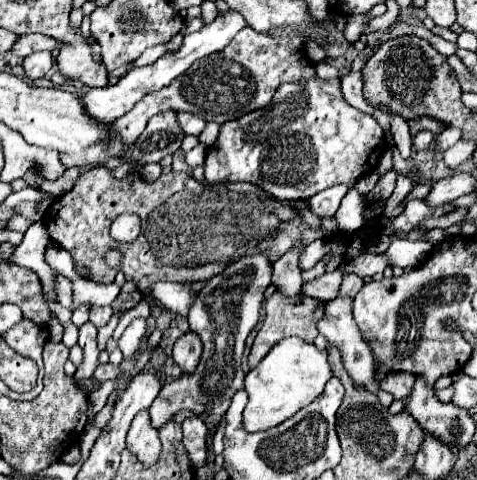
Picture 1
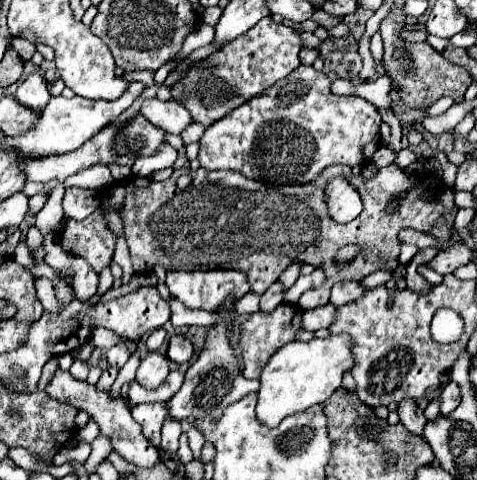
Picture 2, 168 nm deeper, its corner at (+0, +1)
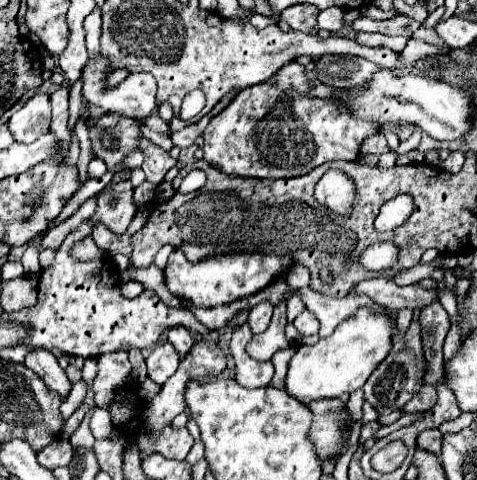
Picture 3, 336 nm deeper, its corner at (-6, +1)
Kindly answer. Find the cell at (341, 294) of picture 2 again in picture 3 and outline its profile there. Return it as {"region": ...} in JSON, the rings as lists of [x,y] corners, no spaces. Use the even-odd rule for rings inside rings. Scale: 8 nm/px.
{"region":[[[383,277],[360,281],[349,294],[368,295],[377,305],[389,311],[399,311],[399,309],[415,311],[439,299],[435,289],[425,289],[419,283],[409,285],[409,287],[399,287],[393,283],[393,279],[383,279]]]}

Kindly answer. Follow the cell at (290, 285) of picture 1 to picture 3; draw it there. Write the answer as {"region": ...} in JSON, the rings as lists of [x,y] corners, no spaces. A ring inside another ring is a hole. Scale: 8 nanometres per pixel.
{"region":[[[259,303],[251,309],[249,317],[247,317],[247,325],[251,327],[251,333],[257,335],[257,333],[263,333],[267,327],[269,327],[269,321],[271,321],[271,313],[273,313],[273,307],[269,303]]]}

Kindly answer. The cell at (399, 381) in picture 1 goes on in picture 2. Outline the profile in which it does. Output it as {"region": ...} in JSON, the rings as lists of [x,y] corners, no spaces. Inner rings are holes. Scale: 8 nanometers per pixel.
{"region":[[[409,397],[403,399],[397,407],[397,413],[399,413],[399,419],[401,419],[401,423],[405,425],[407,431],[411,431],[415,435],[421,435],[427,419],[425,419],[423,411],[417,407],[415,399],[409,399]]]}

